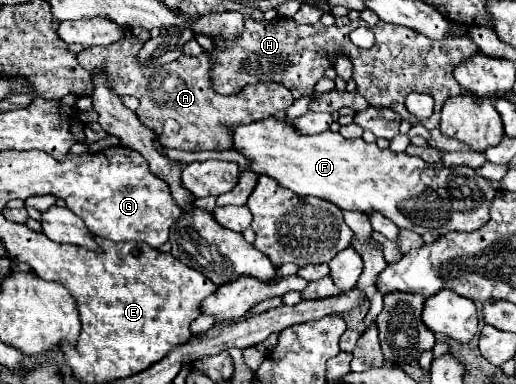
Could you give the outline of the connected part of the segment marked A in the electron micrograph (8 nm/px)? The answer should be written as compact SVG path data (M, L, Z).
M128 30L124 42L112 46L86 48L78 54L80 64L86 70L104 68L110 86L116 94L132 94L140 100L136 110L138 120L156 134L156 140L168 148L180 148L188 152L200 150L230 150L234 148L232 134L240 124L252 124L264 118L274 116L280 122L286 122L286 110L292 106L294 98L290 90L276 82L264 82L246 86L236 96L222 96L212 88L212 68L216 60L204 52L196 58L180 56L176 62L170 62L160 68L144 68L136 62L136 52L150 39L147 30Z

